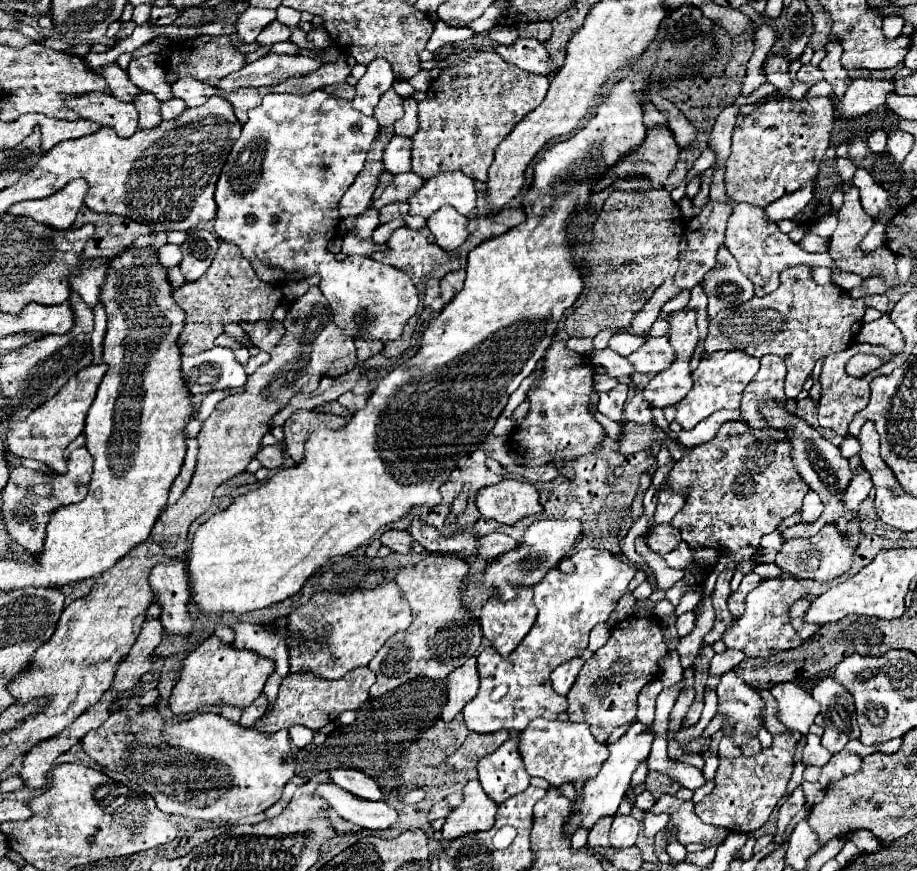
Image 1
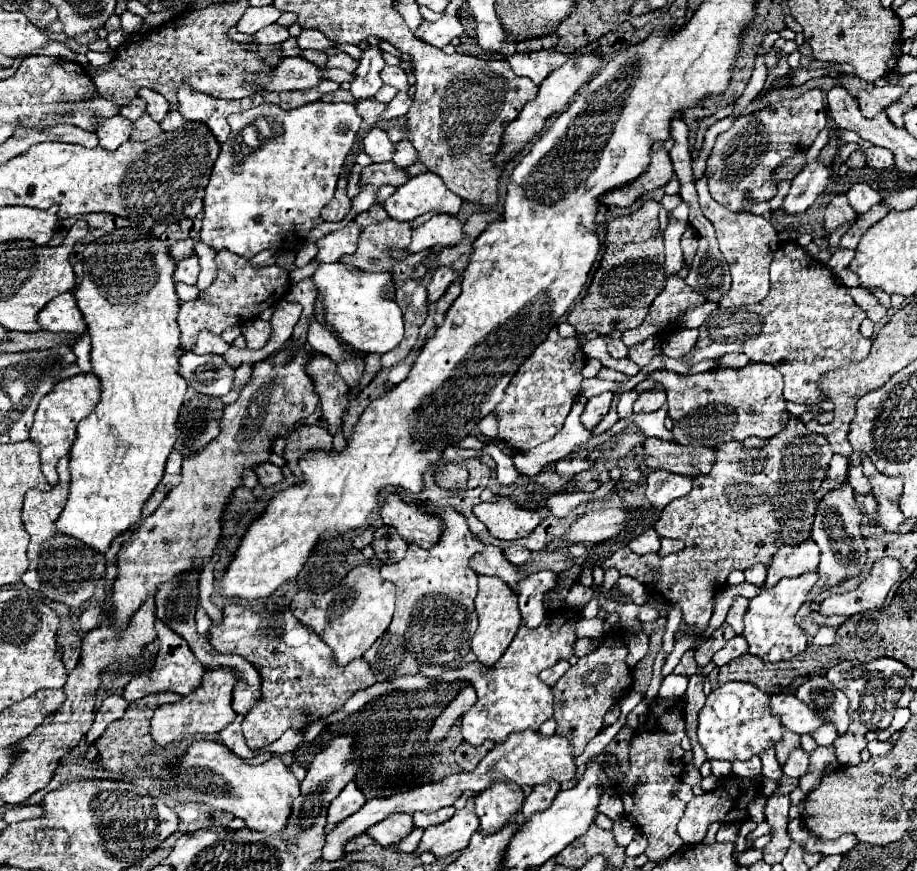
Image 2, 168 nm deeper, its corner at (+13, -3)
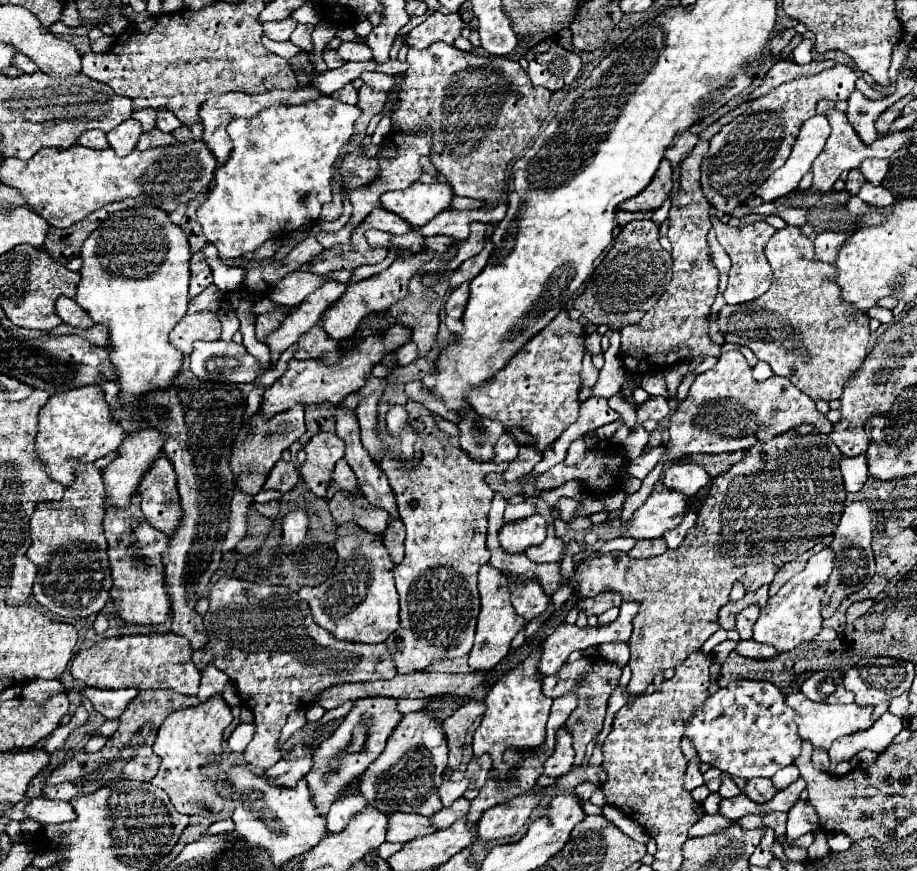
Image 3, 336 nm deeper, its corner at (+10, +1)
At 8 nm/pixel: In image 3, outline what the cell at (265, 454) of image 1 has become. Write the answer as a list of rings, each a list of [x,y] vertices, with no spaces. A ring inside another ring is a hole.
[[[280,460],[280,462],[270,470],[264,488],[272,488],[272,490],[278,490],[278,492],[288,492],[288,490],[294,488],[296,482],[298,482],[298,472],[296,472],[294,464]]]

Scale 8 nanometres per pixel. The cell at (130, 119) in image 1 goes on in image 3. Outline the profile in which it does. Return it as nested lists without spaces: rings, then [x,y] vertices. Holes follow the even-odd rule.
[[[128,118],[122,124],[118,124],[114,130],[110,130],[106,136],[108,136],[108,142],[114,148],[114,152],[118,156],[126,156],[136,148],[140,134],[142,134],[142,126],[138,124],[138,120]]]

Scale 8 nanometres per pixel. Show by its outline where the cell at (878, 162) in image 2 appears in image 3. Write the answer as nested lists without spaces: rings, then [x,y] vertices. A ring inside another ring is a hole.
[[[866,158],[860,164],[860,172],[864,174],[866,180],[870,180],[872,184],[880,184],[888,172],[890,162],[888,160],[880,160],[880,158]]]

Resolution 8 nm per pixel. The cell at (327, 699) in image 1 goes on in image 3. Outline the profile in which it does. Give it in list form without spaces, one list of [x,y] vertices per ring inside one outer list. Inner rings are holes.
[[[220,578],[212,586],[208,600],[210,610],[204,614],[208,644],[204,650],[194,650],[192,660],[198,670],[206,668],[206,664],[224,670],[236,684],[242,704],[252,708],[256,732],[244,750],[244,758],[252,766],[270,768],[282,758],[276,740],[288,714],[302,708],[308,710],[316,694],[346,682],[372,682],[396,676],[386,646],[336,640],[314,624],[308,604],[286,586]]]

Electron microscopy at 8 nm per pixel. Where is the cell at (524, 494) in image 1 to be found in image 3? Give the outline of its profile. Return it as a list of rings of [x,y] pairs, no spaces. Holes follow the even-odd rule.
[[[540,514],[504,522],[500,528],[500,544],[506,552],[524,552],[528,546],[542,544],[546,538],[546,520]]]

